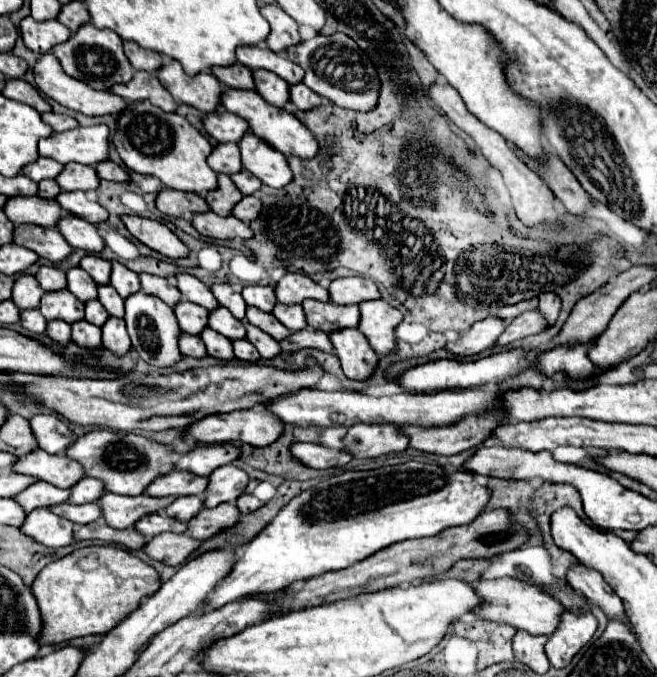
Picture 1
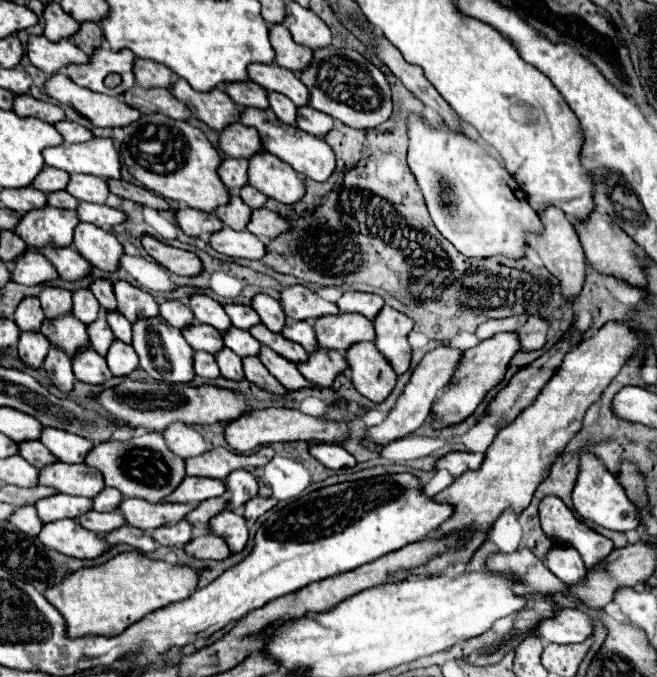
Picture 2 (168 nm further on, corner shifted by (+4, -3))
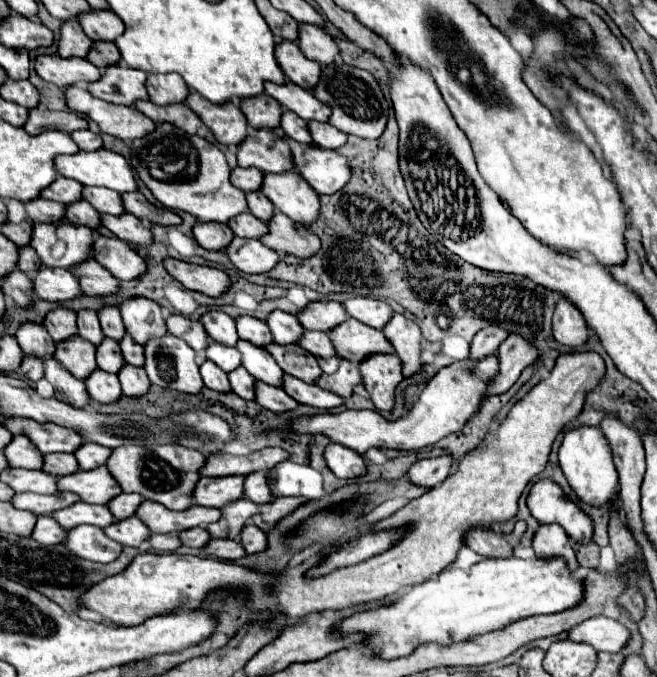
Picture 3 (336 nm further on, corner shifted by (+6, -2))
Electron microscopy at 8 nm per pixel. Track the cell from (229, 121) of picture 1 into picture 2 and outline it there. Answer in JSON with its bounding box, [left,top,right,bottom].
[220,123,264,159]

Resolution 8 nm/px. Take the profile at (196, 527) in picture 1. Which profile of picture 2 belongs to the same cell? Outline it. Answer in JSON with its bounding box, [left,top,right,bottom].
[212,511,248,553]

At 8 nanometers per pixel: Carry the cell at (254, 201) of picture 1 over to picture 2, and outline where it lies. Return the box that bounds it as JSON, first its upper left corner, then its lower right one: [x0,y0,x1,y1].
[248,207,292,239]

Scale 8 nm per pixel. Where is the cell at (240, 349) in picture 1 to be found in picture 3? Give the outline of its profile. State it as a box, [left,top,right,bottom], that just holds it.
[256,380,298,412]

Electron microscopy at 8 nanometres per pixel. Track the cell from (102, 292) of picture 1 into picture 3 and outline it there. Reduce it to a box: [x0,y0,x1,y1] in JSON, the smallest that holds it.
[120,334,144,366]

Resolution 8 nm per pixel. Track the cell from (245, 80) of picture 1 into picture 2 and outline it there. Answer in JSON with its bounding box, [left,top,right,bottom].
[226,81,268,109]

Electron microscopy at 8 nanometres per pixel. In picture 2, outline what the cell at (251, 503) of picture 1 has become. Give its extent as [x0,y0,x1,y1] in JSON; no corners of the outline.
[244,497,278,523]

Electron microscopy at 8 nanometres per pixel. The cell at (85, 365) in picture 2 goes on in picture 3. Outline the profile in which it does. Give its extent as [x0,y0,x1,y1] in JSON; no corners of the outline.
[84,368,122,404]

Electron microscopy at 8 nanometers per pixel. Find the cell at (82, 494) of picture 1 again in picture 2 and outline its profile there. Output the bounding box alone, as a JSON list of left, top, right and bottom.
[94,487,122,511]

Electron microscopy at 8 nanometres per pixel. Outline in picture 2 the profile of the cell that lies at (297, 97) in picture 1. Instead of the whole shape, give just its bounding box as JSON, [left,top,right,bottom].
[296,107,334,137]

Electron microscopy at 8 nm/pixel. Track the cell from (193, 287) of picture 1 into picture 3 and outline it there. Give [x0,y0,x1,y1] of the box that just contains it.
[200,312,238,346]

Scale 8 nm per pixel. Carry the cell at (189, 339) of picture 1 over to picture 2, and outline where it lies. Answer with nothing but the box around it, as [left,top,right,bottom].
[194,353,220,379]

